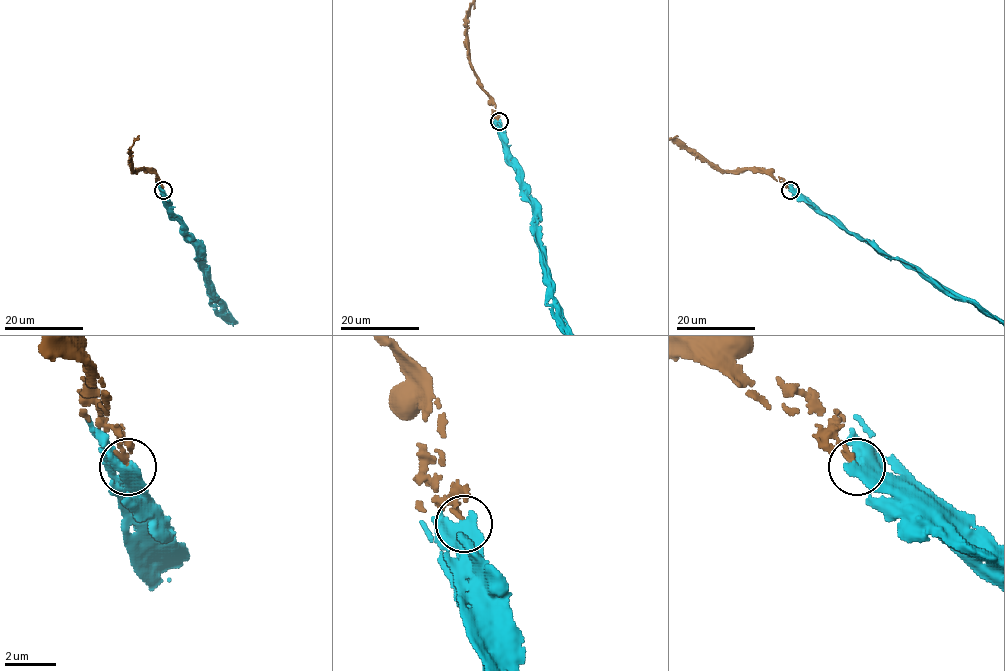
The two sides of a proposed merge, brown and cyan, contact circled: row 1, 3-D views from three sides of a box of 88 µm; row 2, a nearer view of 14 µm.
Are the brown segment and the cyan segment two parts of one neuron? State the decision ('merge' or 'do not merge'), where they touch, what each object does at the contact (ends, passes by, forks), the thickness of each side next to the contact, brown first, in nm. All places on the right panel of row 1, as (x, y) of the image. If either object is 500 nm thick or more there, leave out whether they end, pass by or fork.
merge; at (790, 190); 160 nm thick on the brown side, 500 nm on the other

